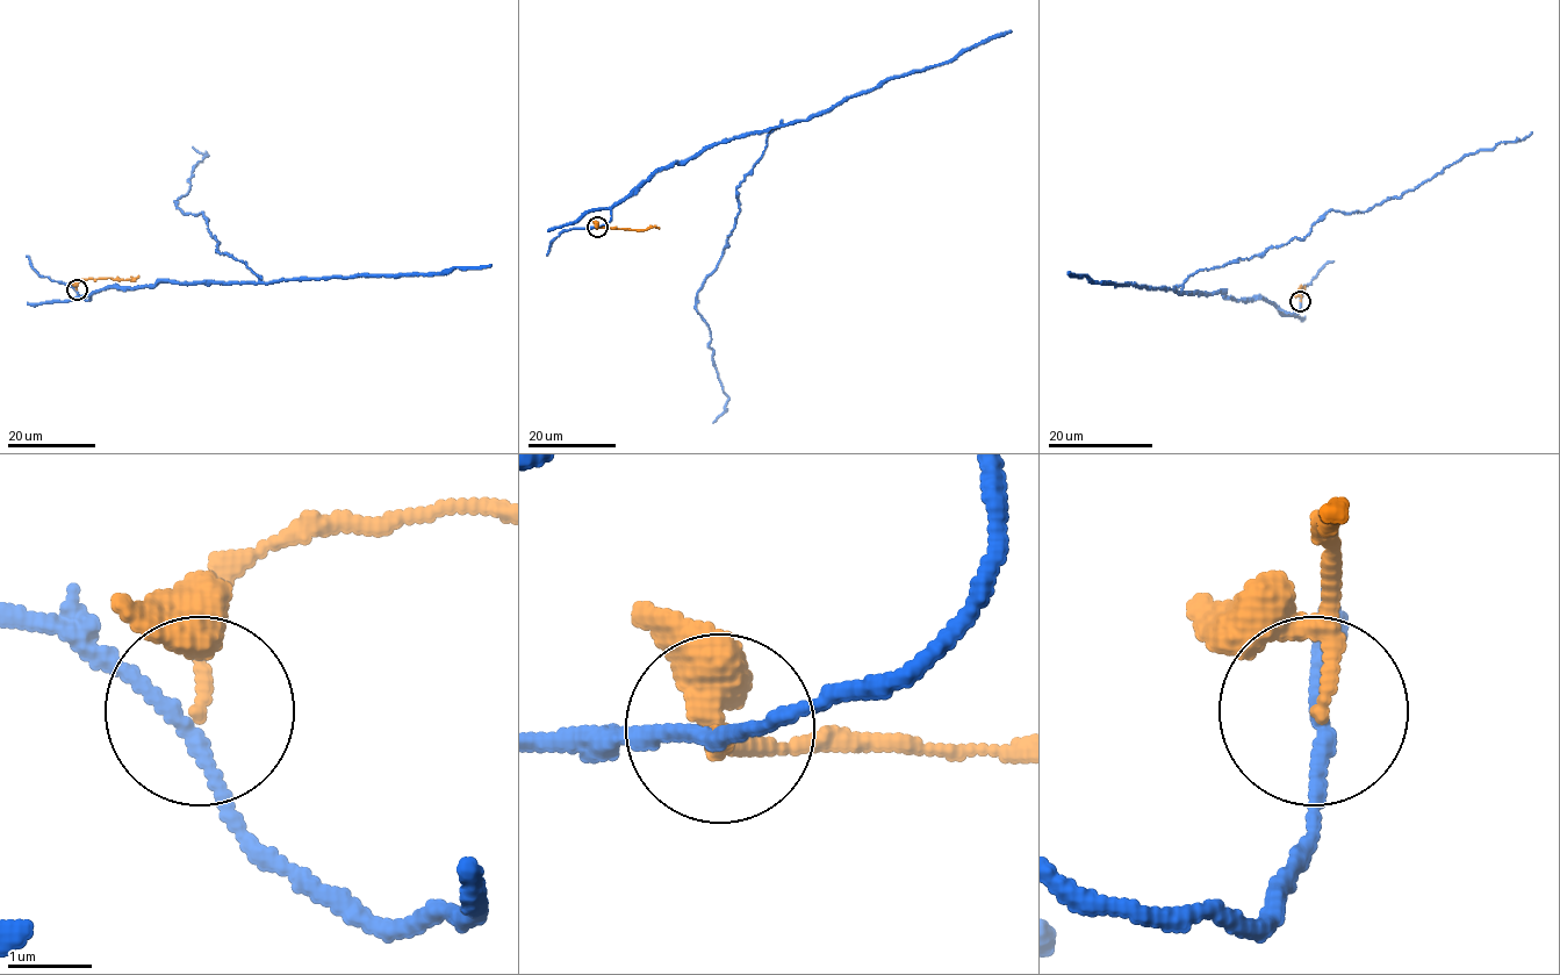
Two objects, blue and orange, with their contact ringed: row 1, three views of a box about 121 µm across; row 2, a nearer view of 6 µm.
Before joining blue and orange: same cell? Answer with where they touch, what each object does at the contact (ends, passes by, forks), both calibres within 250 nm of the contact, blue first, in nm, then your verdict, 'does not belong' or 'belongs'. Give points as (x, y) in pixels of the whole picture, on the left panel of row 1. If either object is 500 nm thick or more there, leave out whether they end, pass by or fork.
place (77, 289); blue passes by; orange passes by; calibres 160 and 120 nm; does not belong

